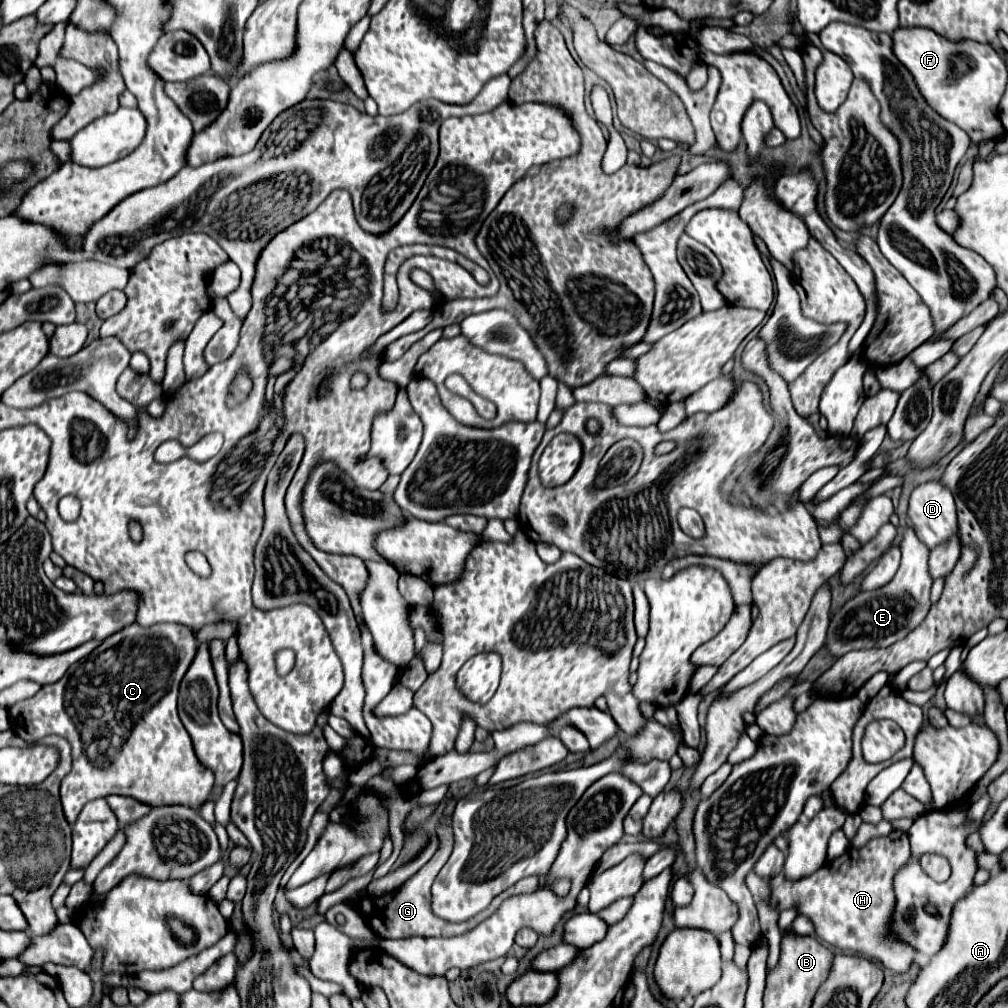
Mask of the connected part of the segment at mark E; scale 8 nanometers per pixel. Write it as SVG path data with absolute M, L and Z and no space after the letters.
M911 524L903 532L901 552L903 552L901 566L889 584L853 596L831 616L825 648L831 650L833 656L843 656L851 650L867 650L873 646L887 648L889 644L903 640L911 630L915 630L925 620L931 608L931 584L933 584L927 562L929 548L917 538Z

